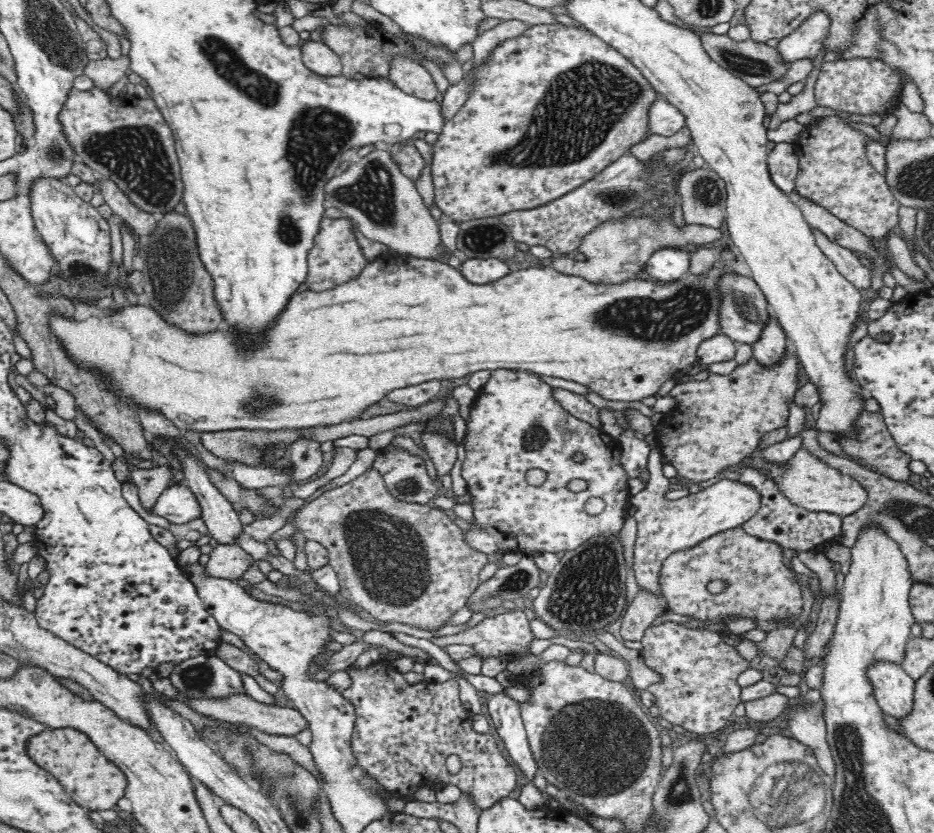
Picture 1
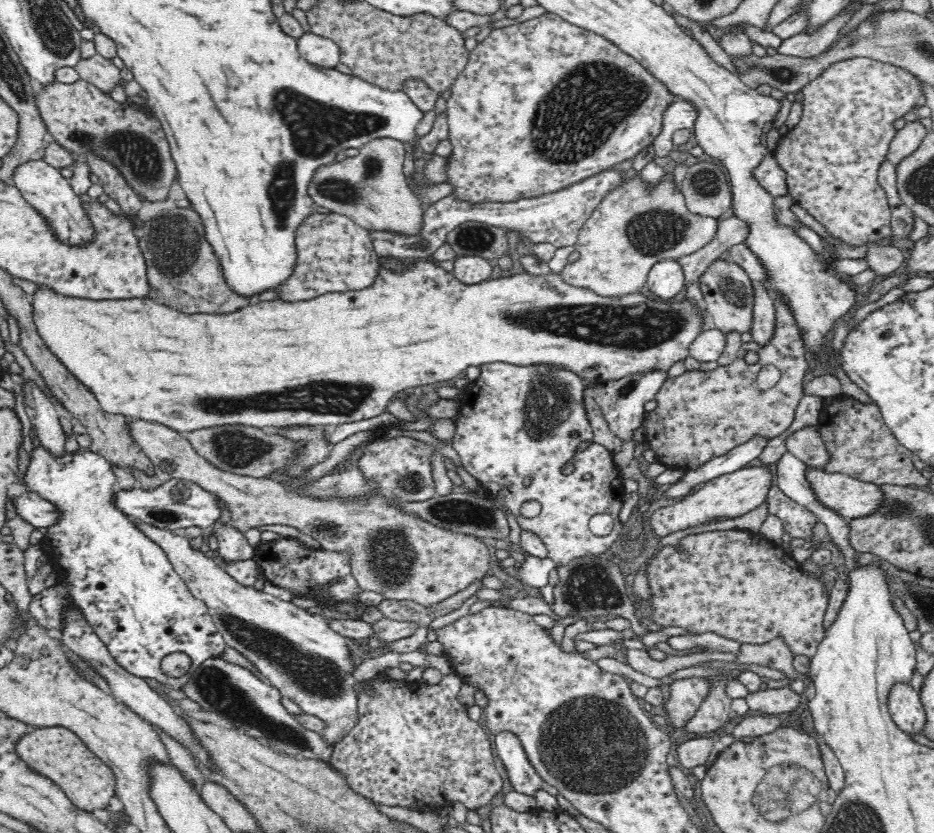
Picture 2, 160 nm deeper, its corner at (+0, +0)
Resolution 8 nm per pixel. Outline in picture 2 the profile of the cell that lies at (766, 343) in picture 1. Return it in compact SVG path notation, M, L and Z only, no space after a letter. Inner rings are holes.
M752 281L752 324L750 332L758 344L768 344L774 334L776 309L774 301L762 283Z

